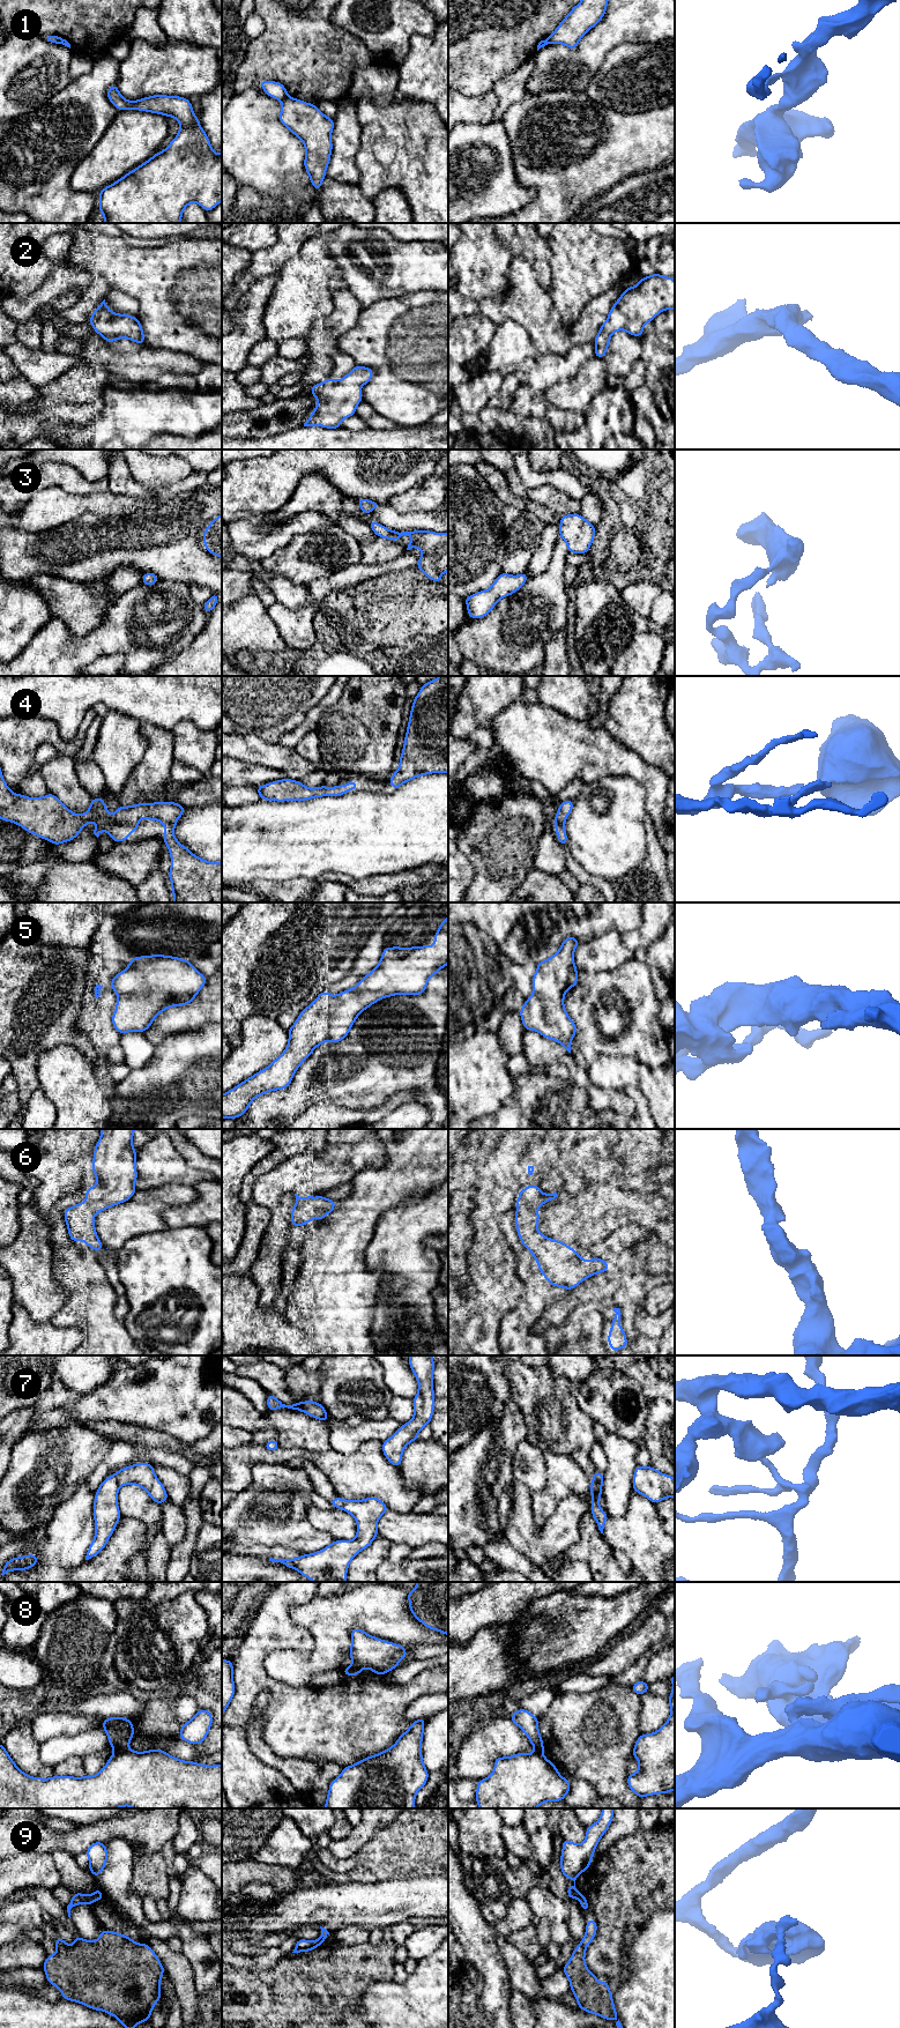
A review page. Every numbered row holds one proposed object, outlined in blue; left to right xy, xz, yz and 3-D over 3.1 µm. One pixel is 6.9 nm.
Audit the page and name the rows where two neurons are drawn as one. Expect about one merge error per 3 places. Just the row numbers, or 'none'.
1, 7, 8, 9

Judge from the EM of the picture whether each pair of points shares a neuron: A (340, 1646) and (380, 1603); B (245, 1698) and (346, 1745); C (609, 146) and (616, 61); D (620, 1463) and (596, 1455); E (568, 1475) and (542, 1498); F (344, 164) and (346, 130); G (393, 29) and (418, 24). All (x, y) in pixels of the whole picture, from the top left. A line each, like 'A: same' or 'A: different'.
A: same
B: same
C: different
D: different
E: same
F: same
G: same

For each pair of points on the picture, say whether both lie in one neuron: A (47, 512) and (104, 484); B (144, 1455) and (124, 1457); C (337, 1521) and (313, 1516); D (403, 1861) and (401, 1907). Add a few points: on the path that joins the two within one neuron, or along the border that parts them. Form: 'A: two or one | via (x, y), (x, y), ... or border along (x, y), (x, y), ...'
A: two | border along (58, 487), (73, 494), (94, 494), (108, 490)
B: two | border along (134, 1446), (135, 1457), (131, 1463)
C: one | via (332, 1521), (319, 1518)
D: two | border along (430, 1877), (395, 1877), (378, 1881)

